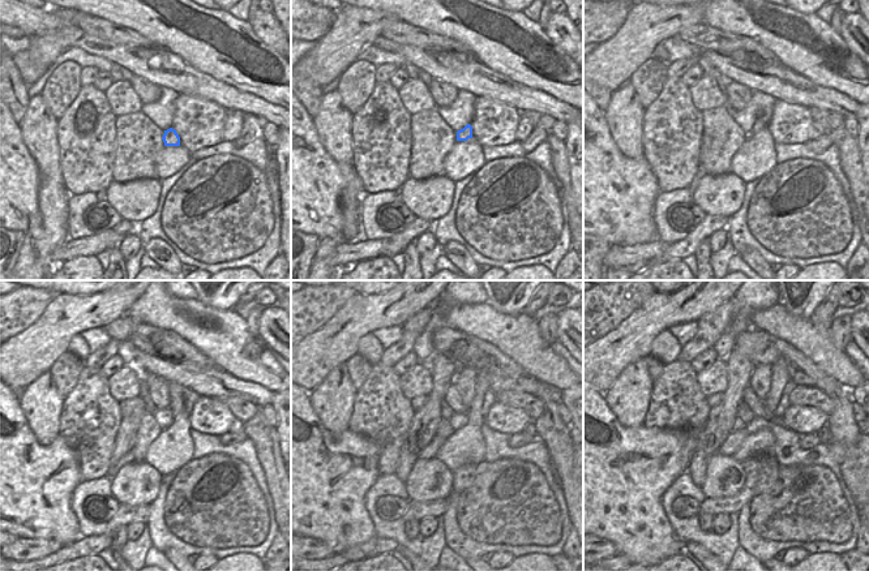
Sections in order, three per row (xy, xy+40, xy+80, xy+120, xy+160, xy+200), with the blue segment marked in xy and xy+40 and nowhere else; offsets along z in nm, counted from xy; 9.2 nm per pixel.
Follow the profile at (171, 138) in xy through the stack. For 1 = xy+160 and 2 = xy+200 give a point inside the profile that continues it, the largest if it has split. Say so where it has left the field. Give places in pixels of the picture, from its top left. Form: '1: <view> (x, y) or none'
1: xy+160 (466, 377)
2: xy+200 (760, 381)

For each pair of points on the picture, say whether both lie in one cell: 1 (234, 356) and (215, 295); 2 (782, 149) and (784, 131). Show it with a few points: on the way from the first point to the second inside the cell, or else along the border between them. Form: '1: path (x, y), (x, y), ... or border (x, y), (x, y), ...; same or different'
1: border (196, 299), (219, 309), (232, 309); different
2: border (775, 142), (807, 144); different

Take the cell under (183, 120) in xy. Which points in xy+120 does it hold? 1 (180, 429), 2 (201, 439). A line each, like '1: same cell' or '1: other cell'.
1: other cell
2: other cell

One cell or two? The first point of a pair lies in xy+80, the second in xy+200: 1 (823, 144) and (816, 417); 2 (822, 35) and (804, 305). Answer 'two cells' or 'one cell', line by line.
1: two cells
2: two cells

